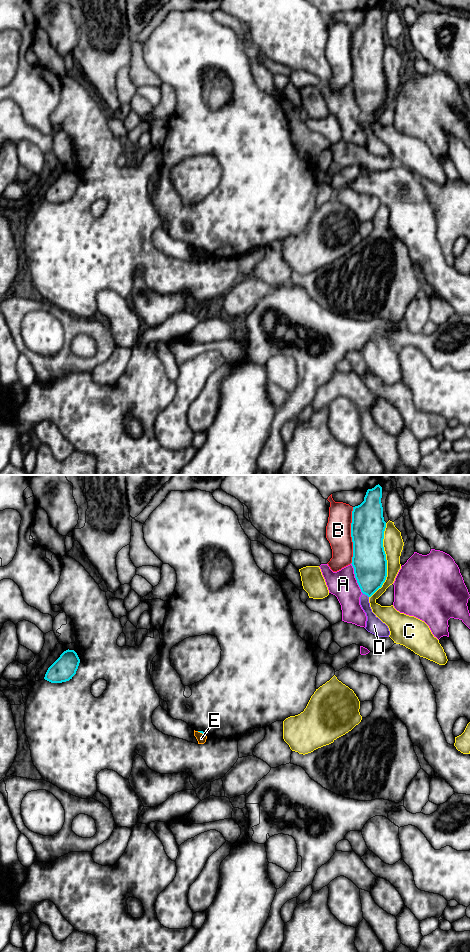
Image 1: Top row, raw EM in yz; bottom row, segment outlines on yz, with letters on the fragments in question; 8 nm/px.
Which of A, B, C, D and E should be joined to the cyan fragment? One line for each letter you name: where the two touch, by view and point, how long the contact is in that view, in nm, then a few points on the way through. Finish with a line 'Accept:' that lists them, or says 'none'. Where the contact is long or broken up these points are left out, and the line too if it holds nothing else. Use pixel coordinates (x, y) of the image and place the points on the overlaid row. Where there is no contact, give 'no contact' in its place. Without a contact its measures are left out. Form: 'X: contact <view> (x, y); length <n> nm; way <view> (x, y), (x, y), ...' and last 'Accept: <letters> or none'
Accept: none

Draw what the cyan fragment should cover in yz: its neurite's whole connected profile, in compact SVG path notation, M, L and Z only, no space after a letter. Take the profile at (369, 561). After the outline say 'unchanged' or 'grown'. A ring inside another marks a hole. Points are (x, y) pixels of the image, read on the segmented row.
M382 487L368 489L364 501L353 507L351 537L352 566L361 592L371 597L387 577L387 560L383 547L386 522L381 503Z; unchanged

